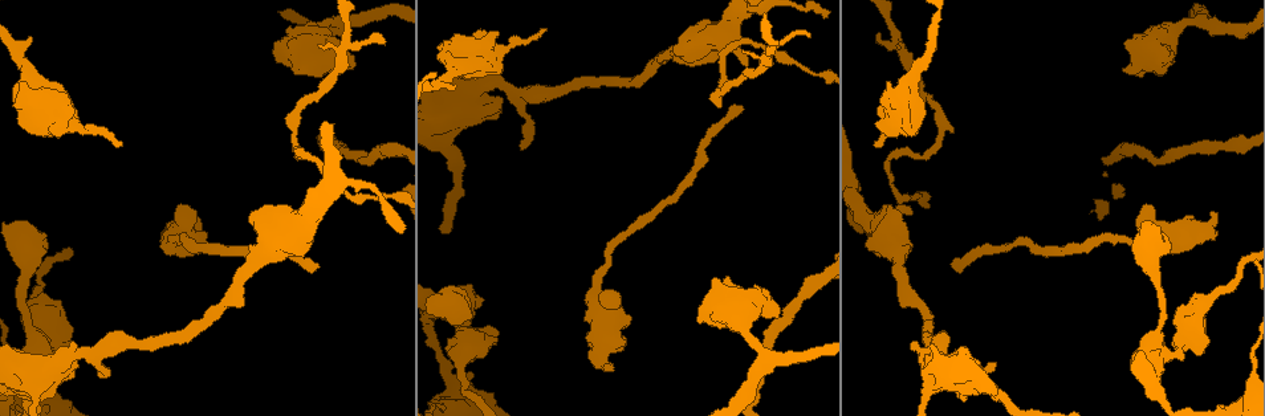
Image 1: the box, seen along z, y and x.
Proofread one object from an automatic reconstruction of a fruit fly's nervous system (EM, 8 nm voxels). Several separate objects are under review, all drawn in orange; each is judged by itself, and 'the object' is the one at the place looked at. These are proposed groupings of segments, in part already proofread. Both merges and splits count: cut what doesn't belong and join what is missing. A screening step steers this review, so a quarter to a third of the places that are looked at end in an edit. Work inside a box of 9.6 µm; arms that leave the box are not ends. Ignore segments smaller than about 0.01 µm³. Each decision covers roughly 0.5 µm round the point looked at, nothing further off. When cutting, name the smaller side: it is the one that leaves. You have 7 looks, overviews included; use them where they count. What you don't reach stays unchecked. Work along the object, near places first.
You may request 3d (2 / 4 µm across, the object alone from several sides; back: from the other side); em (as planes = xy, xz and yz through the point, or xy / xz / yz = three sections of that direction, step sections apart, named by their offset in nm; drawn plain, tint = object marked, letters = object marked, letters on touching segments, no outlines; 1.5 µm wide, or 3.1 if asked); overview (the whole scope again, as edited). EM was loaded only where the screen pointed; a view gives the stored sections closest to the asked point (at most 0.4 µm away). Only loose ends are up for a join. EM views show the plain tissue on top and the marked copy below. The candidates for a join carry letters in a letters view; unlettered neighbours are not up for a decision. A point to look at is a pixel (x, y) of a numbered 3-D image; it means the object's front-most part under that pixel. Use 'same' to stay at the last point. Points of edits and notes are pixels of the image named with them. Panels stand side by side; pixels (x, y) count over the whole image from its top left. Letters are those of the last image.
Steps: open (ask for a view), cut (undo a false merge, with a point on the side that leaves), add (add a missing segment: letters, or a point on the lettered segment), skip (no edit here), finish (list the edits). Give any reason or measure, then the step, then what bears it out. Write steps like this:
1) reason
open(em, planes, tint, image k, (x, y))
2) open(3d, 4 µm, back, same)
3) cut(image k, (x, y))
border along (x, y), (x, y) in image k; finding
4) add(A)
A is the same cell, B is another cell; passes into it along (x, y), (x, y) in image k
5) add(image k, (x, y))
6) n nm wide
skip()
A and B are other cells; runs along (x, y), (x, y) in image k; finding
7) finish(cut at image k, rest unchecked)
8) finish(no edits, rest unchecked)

open(em, planes, letters, image 1, (544, 30))

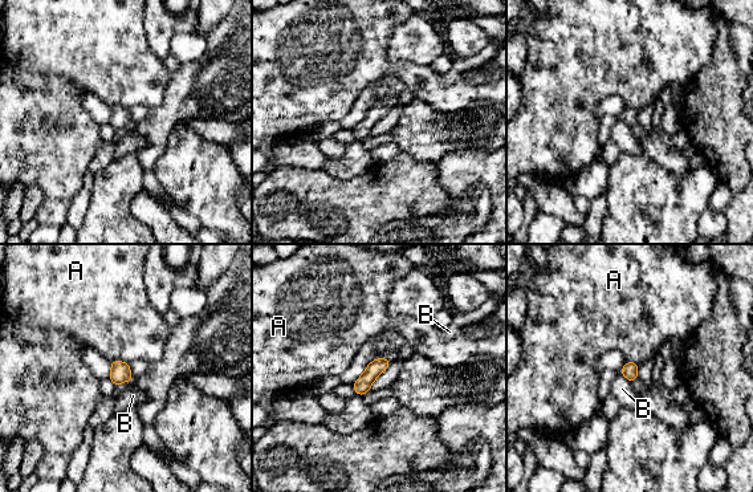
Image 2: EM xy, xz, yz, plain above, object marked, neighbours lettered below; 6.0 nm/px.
skip()
A and B are other cells; border along (619, 373), (631, 382) in image 2; none of them fits

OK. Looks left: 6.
free end
open(3d, 2 µm, image 1, (442, 55))

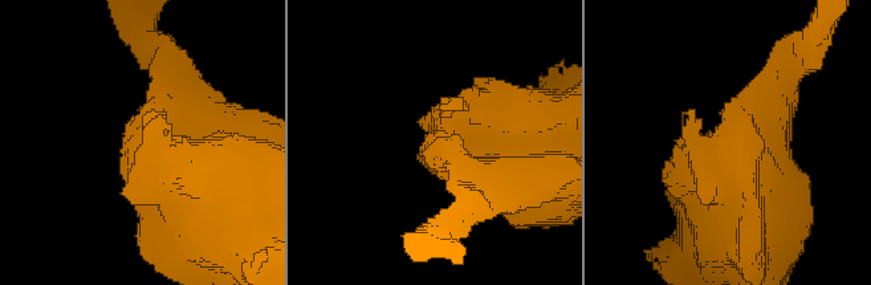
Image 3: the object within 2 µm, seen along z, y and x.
open(em, planes, letters, image 3, (146, 110))

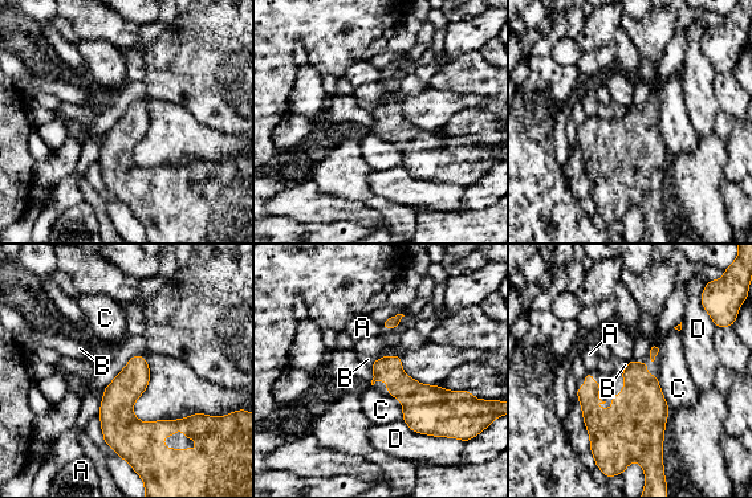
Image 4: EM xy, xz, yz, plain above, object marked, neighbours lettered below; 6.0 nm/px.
D touches over 280 nm
skip()
A, B, C and D are other cells; none of them fits

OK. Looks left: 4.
sharp bend
open(em, yz, step 8, letters, image 1, (898, 151))

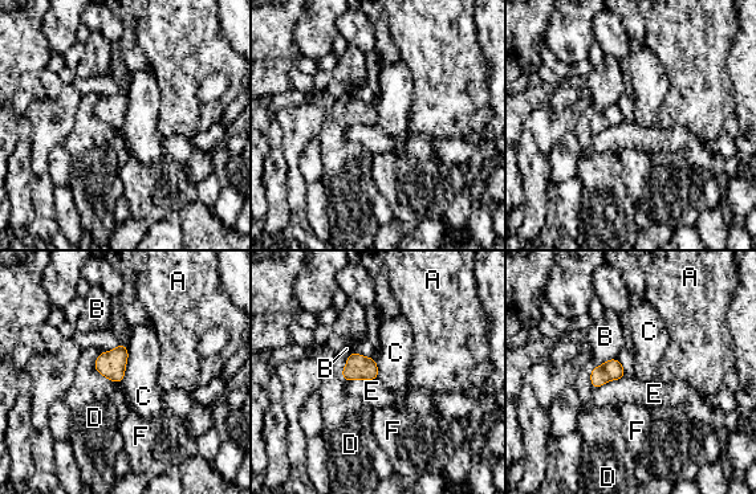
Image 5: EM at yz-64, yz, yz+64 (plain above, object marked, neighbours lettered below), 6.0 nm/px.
C touches over 240 nm
skip()
A, B, C, D, E and F are other cells; border along (126, 345), (127, 360), (121, 383) in image 5; one neuron here

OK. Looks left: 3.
finish(no edits, rest unchecked)

